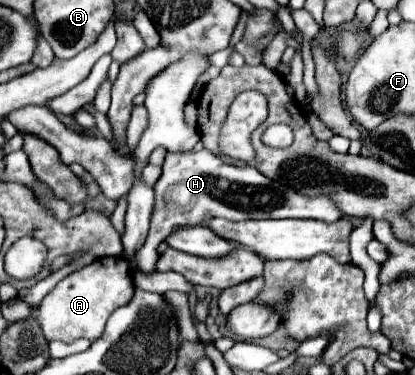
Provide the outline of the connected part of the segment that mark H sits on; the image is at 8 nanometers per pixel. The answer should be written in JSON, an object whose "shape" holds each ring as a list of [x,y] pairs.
{"shape":[[[202,149],[198,153],[166,153],[166,161],[162,165],[162,175],[154,185],[154,211],[150,219],[150,233],[142,249],[136,253],[138,269],[144,275],[152,275],[156,271],[158,253],[156,247],[170,235],[170,231],[178,227],[202,225],[212,217],[224,217],[228,221],[244,221],[244,219],[318,219],[324,223],[334,223],[342,215],[338,215],[334,203],[326,199],[326,195],[318,195],[314,199],[298,195],[290,191],[290,187],[280,187],[282,183],[274,183],[258,173],[254,167],[236,167],[226,165],[218,155]]]}

